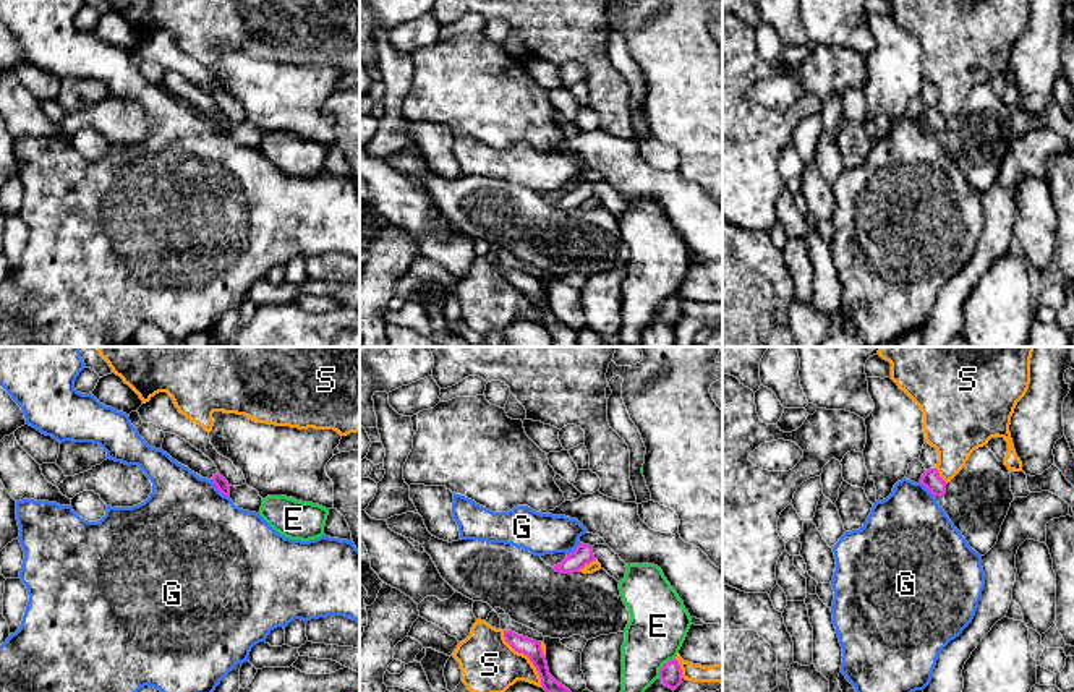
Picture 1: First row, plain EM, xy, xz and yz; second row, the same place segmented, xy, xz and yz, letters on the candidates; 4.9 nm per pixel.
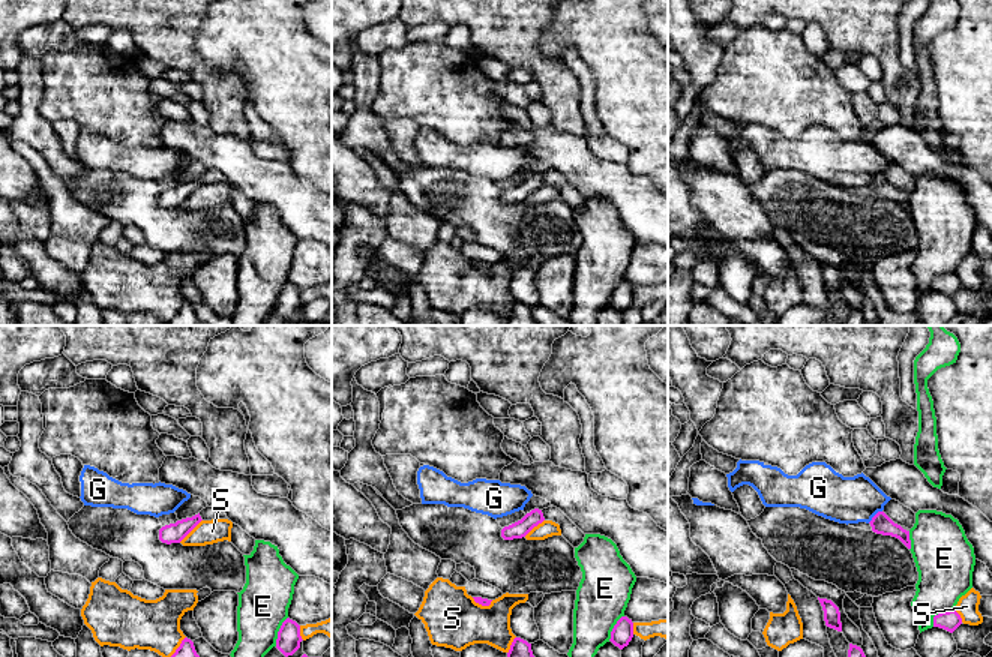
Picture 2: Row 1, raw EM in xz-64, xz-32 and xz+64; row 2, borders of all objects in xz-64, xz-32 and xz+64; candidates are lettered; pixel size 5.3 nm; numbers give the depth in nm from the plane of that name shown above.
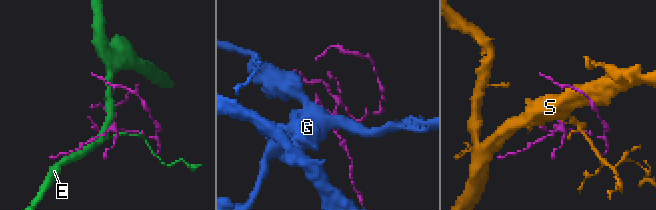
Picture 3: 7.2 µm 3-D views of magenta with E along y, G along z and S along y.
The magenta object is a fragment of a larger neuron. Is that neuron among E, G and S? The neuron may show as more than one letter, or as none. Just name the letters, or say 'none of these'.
G

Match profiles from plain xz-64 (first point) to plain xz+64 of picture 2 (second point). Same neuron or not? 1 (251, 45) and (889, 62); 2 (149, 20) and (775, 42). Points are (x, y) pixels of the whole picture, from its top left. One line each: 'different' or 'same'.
1: different
2: different

